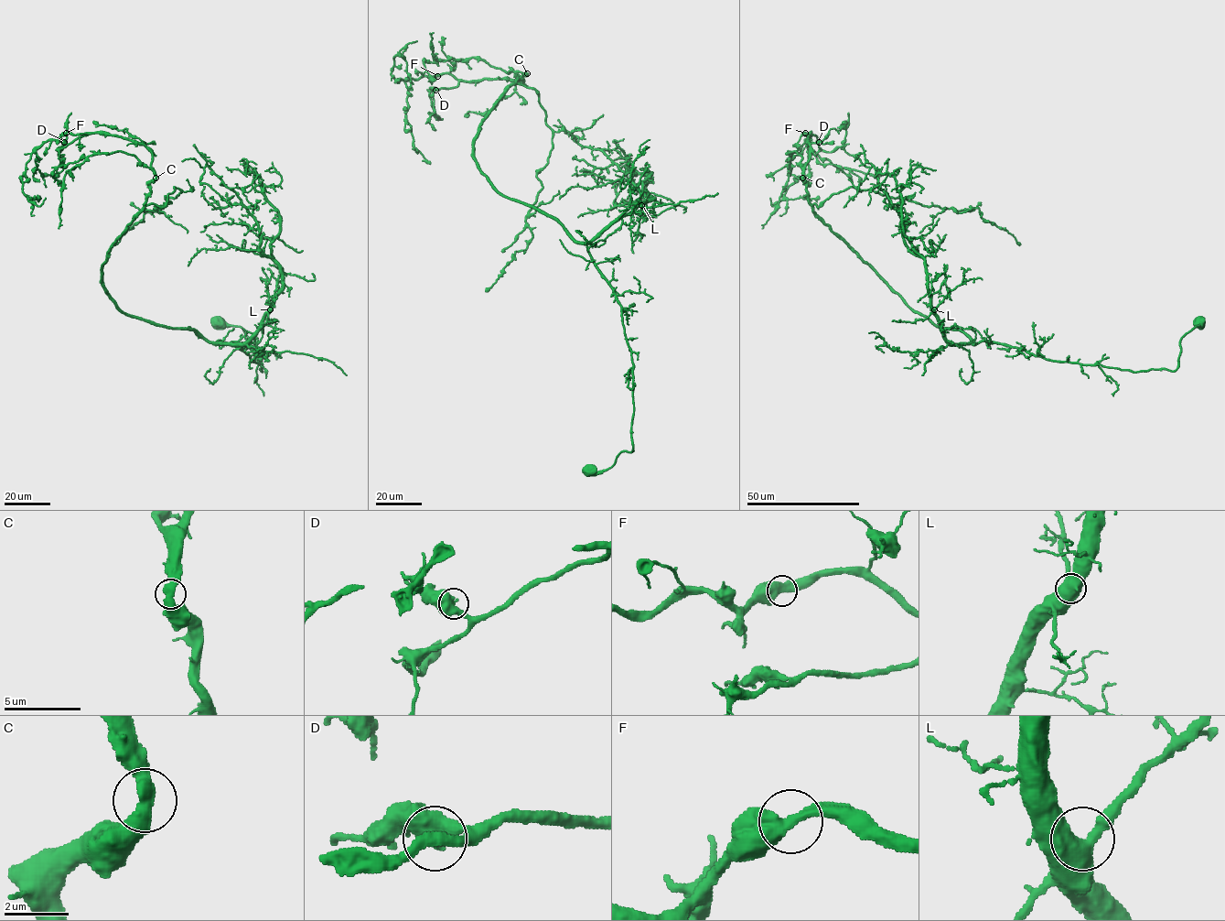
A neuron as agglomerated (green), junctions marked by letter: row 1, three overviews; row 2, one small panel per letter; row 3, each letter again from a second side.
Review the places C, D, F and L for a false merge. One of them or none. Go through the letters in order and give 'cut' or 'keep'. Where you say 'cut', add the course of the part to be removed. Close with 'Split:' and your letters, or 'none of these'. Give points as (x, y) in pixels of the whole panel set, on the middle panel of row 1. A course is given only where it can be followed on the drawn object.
C: keep
D: keep
F: keep
L: keep
Split: none of these

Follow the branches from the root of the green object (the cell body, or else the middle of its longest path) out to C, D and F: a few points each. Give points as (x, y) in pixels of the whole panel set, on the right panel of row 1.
C: (1199, 322), (1180, 340), (1173, 371), (974, 344), (913, 310), (816, 214), (802, 178)
D: (1199, 322), (1180, 340), (1173, 371), (974, 344), (913, 310), (813, 211), (802, 174), (808, 135), (819, 142)
F: (1199, 322), (1180, 340), (1173, 371), (974, 344), (913, 310), (813, 211), (802, 178), (805, 133)

